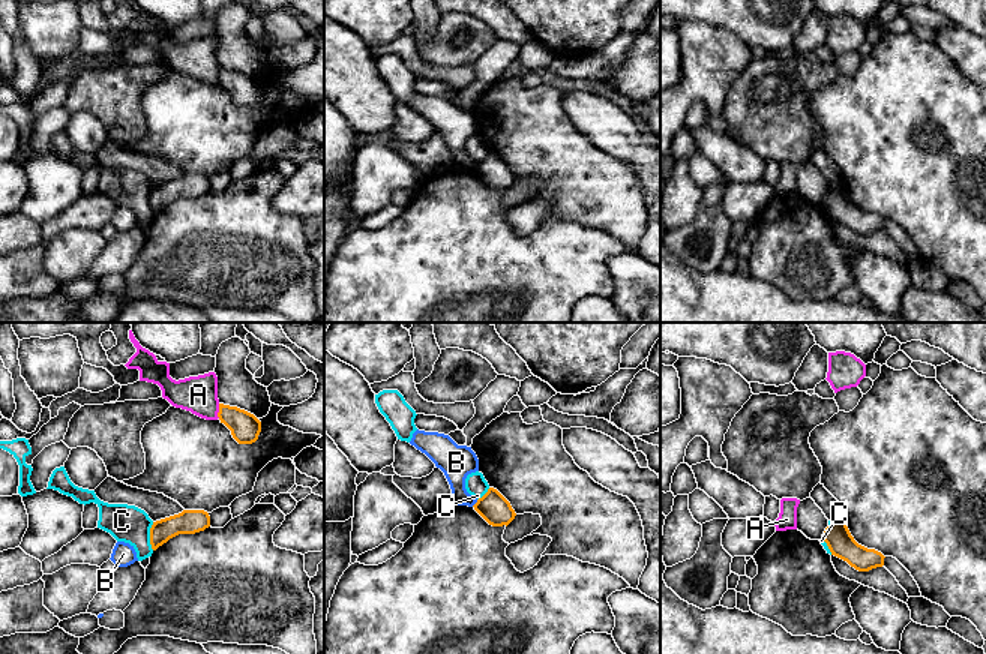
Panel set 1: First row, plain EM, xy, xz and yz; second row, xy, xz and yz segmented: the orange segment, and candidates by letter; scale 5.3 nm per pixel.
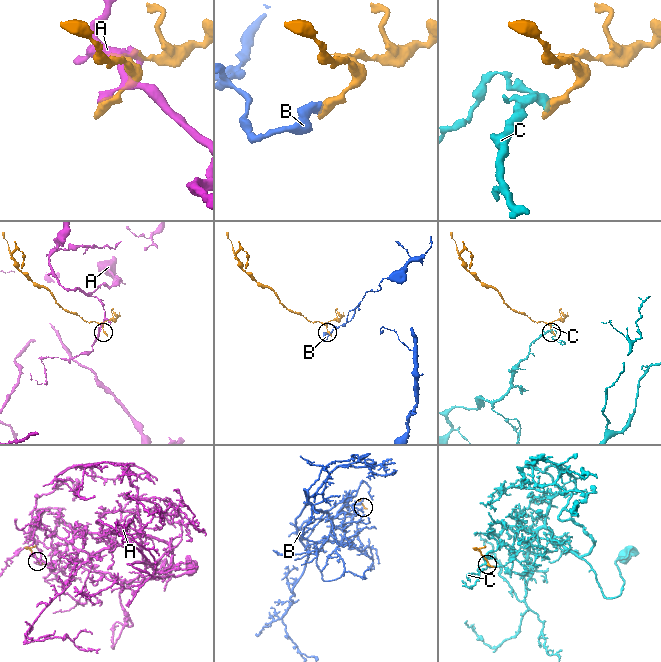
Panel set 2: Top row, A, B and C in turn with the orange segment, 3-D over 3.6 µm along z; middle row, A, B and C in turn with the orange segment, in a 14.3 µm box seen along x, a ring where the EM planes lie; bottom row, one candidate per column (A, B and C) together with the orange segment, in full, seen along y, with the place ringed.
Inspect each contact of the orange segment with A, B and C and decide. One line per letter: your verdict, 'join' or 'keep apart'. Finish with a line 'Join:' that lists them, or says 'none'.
A: keep apart
B: keep apart
C: keep apart
Join: none

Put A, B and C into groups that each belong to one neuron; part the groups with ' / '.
A / B / C

